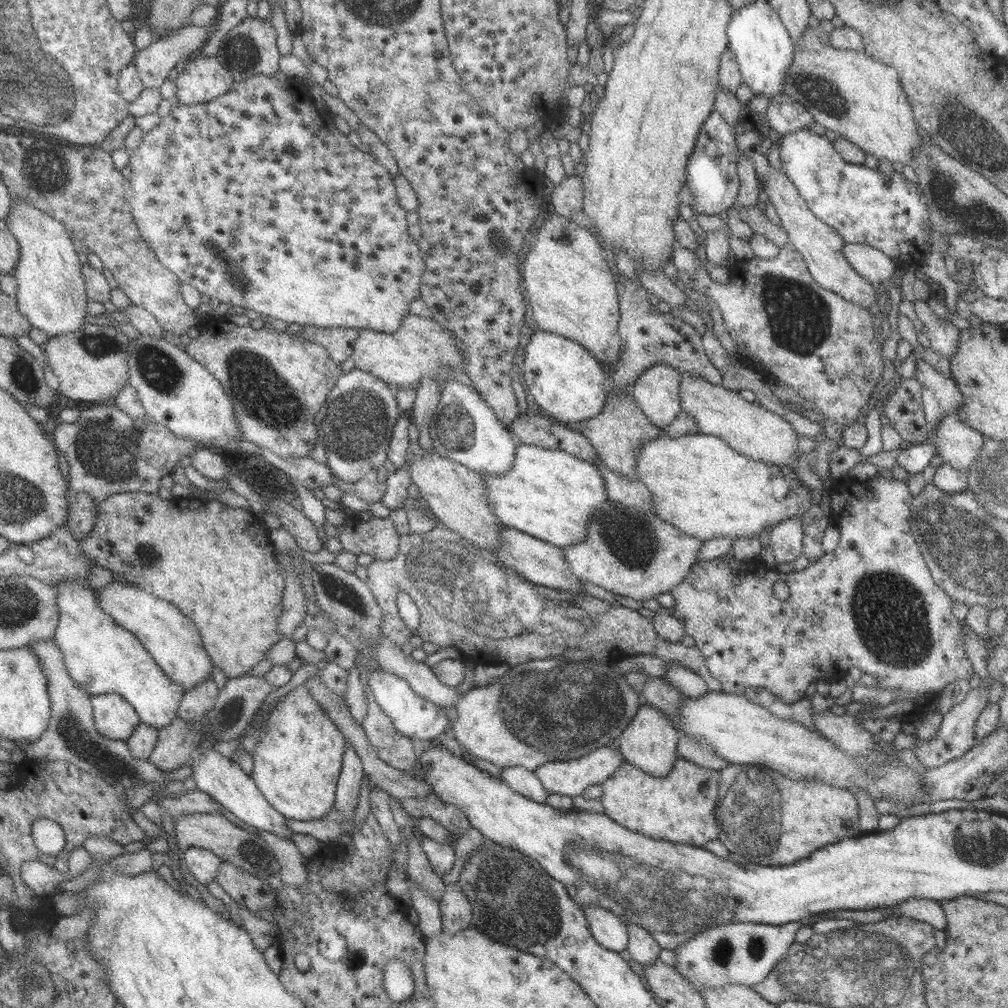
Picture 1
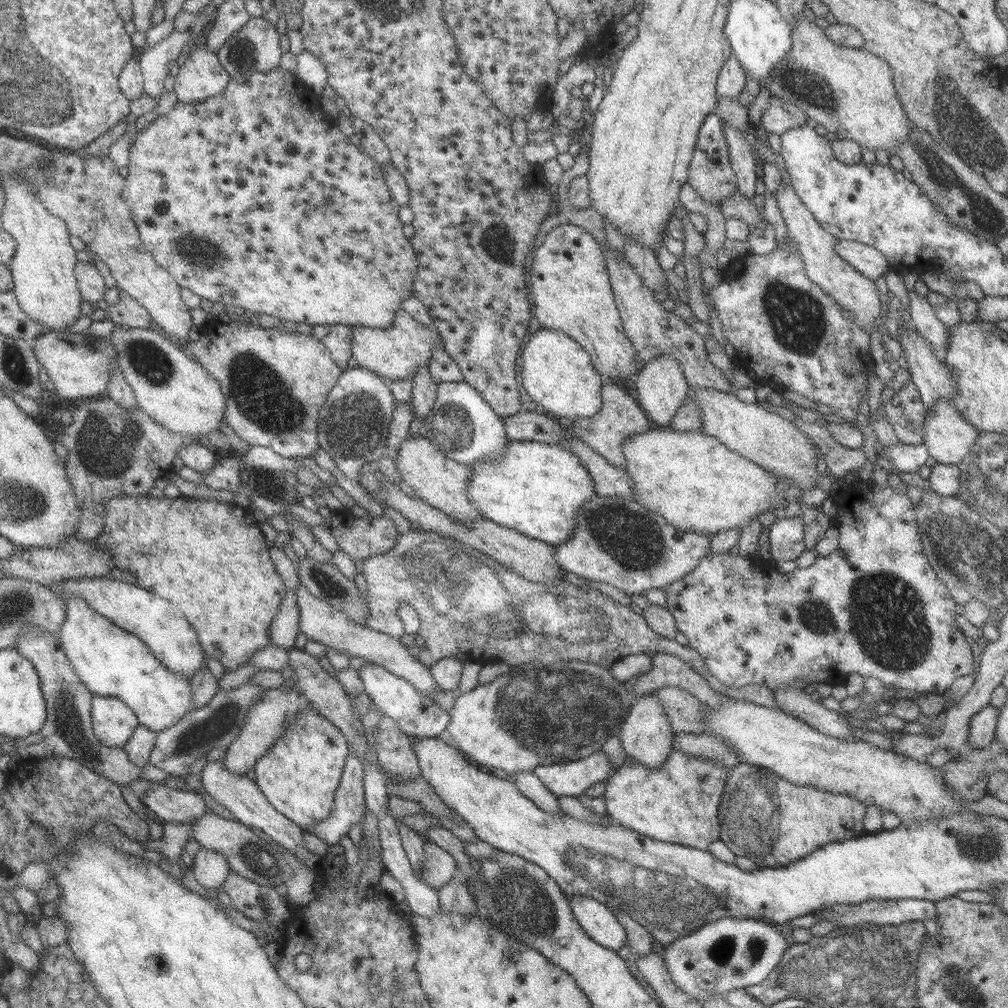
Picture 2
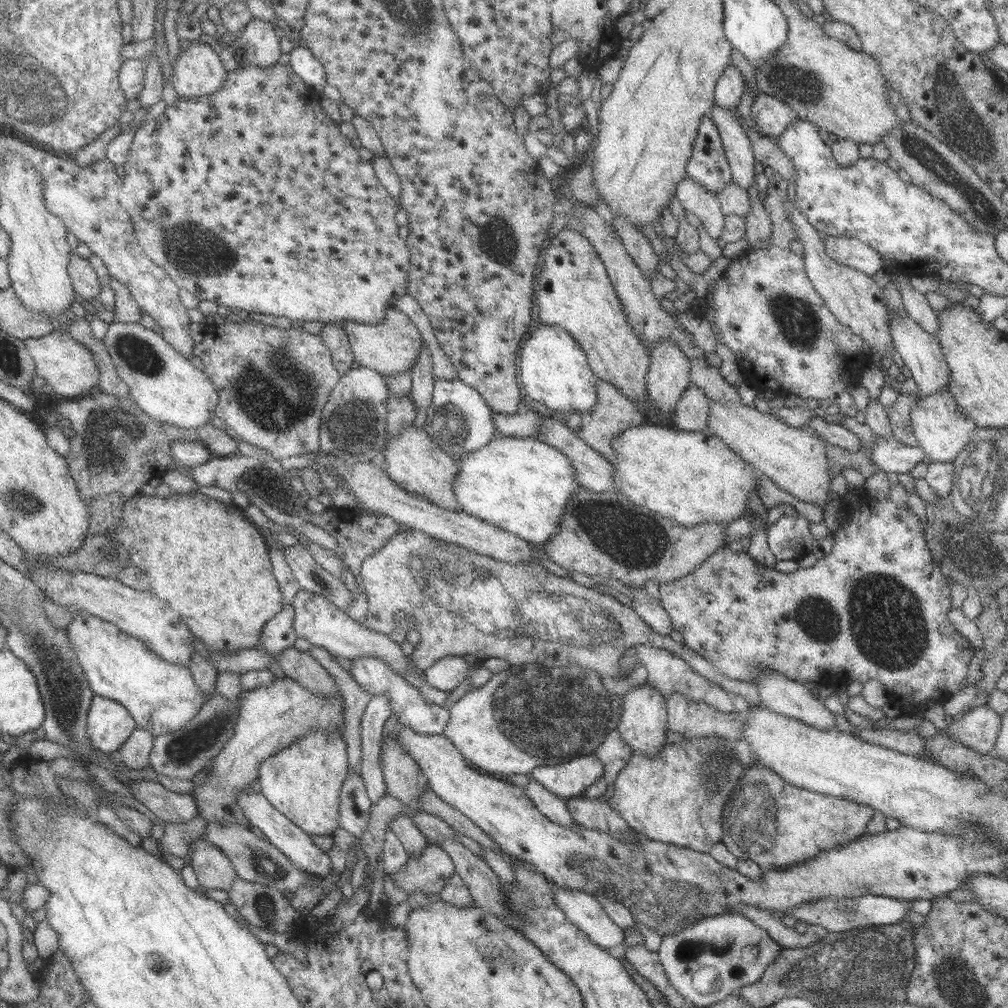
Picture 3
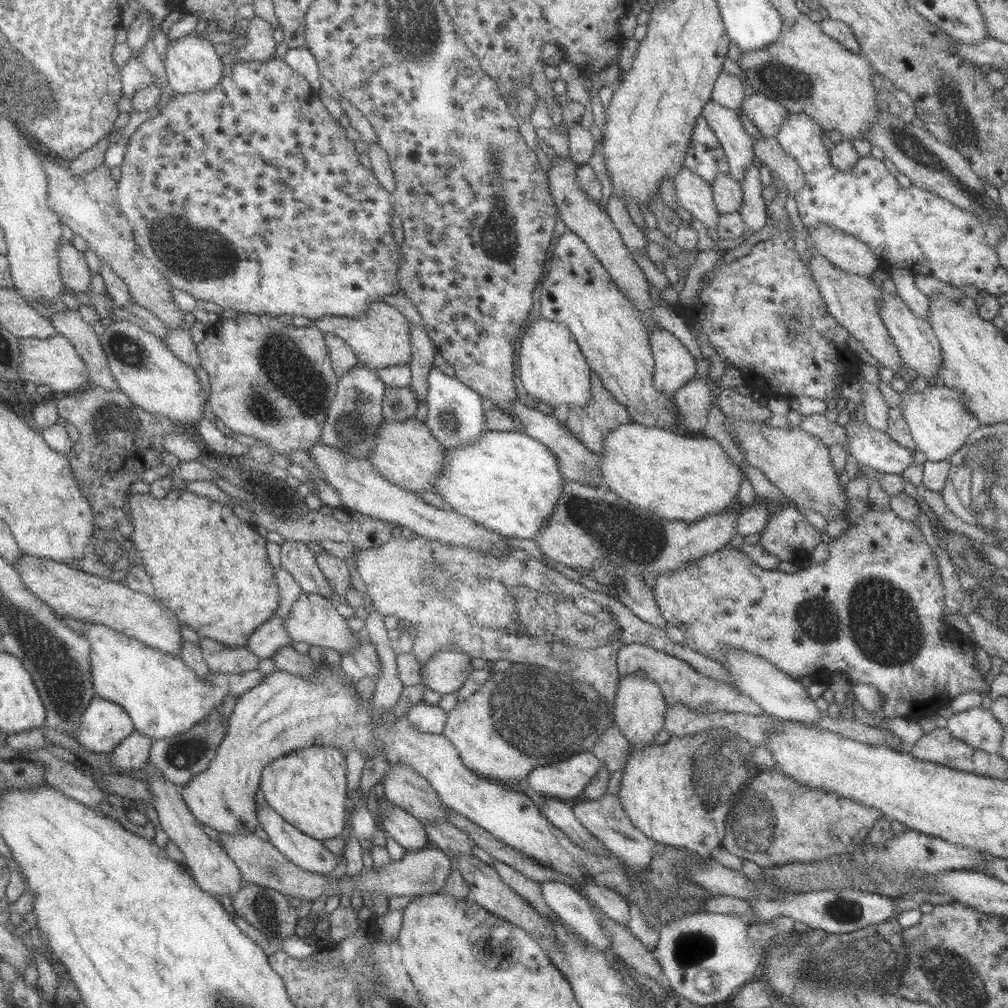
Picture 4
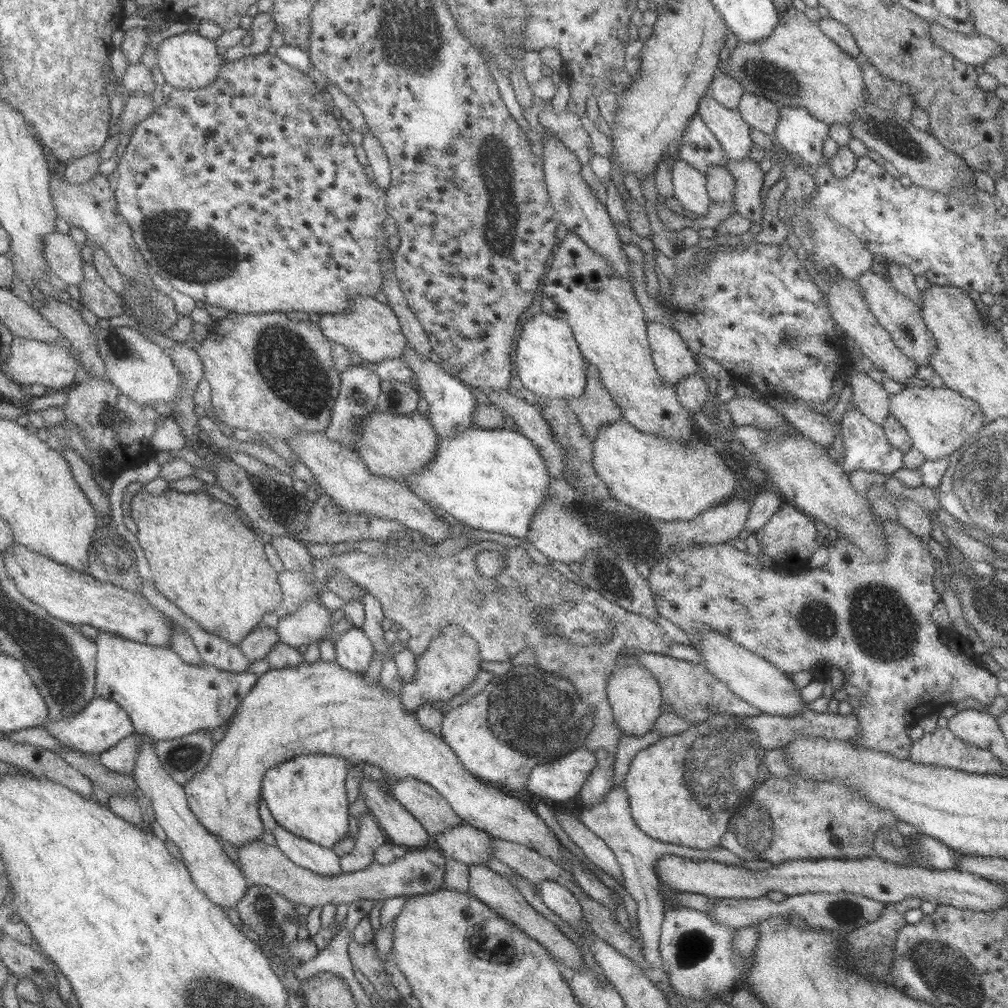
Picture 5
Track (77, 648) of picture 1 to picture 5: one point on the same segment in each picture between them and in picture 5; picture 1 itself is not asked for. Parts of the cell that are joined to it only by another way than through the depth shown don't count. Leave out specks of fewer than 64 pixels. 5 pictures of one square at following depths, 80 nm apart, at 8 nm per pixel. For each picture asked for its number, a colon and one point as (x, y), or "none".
2: (112, 662)
3: (162, 698)
4: (164, 697)
5: (165, 698)

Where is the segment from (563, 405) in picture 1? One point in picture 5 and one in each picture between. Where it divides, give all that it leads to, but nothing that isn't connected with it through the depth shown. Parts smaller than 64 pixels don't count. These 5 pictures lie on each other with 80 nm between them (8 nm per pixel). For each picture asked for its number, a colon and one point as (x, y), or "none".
2: (557, 373)
3: (554, 369)
4: (552, 367)
5: (550, 363)

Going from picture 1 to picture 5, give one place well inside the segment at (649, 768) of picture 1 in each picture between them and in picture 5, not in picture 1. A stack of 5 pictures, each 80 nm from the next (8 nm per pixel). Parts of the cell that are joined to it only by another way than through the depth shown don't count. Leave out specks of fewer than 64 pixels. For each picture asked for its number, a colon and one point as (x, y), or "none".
2: (647, 736)
3: (643, 725)
4: (640, 708)
5: (635, 696)

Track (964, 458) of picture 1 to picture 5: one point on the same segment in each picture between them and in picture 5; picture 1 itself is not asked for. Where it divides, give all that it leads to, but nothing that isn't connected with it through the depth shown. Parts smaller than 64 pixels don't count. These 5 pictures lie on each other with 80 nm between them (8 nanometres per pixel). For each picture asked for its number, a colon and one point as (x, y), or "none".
2: (949, 437)
3: (942, 428)
4: (940, 422)
5: (939, 420)

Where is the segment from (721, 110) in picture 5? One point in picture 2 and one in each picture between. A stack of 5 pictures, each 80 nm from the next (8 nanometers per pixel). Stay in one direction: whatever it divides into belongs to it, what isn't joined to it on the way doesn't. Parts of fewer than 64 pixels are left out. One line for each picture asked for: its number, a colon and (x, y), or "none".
2: (743, 161)
3: (738, 147)
4: (739, 148)

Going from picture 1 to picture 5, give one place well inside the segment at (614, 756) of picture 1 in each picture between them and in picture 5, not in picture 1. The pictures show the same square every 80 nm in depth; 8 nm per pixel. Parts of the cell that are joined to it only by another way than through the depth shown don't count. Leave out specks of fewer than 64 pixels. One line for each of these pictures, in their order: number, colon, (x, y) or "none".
2: (573, 778)
3: (570, 779)
4: (565, 780)
5: (562, 779)

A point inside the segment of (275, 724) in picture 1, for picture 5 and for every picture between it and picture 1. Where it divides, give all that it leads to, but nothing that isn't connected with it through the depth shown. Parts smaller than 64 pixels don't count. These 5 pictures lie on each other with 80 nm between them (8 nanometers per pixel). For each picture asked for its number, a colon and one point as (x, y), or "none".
2: (299, 776)
3: (302, 781)
4: (308, 788)
5: (307, 795)

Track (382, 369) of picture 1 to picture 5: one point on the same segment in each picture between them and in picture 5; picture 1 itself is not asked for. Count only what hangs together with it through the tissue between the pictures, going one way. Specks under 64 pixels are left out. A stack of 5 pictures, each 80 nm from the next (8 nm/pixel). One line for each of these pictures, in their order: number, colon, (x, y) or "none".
2: (397, 352)
3: (391, 347)
4: (380, 338)
5: (370, 328)

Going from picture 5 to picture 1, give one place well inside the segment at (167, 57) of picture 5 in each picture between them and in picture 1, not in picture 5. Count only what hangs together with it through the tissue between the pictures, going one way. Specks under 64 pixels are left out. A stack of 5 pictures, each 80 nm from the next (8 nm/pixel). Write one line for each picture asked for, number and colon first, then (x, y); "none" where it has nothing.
1: (204, 78)
2: (202, 75)
3: (198, 71)
4: (191, 64)

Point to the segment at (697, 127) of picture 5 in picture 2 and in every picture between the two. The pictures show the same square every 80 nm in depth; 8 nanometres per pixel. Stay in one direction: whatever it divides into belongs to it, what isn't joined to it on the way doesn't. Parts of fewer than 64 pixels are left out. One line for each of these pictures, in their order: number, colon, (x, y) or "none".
2: (710, 173)
3: (708, 165)
4: (705, 155)

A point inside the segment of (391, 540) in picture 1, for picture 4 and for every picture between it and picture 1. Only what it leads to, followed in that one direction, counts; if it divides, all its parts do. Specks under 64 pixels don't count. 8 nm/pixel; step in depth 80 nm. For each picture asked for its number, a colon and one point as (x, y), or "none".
2: (360, 538)
3: (359, 534)
4: (338, 523)

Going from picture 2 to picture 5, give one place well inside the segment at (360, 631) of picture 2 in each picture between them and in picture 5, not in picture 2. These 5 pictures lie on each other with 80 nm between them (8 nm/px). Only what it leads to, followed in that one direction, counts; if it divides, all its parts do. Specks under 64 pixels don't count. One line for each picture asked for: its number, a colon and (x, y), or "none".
3: (321, 622)
4: (314, 619)
5: (311, 622)

